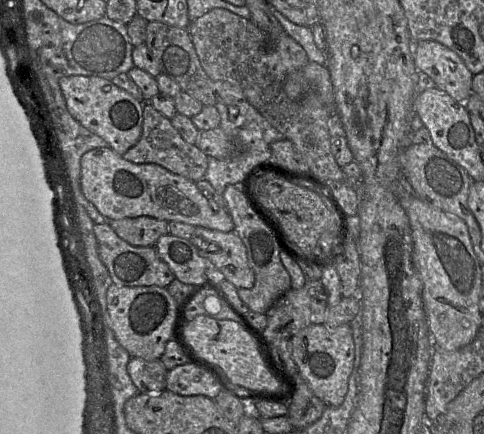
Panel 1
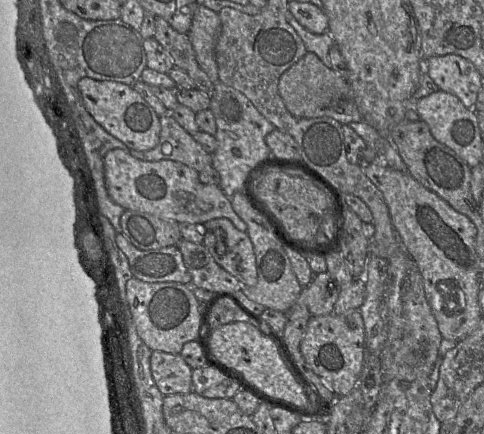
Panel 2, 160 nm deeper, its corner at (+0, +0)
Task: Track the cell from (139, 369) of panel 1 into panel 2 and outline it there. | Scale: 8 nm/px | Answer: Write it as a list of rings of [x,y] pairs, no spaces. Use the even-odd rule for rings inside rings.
[[[152,351],[150,367],[154,382],[163,396],[192,392],[192,368],[180,354]]]

